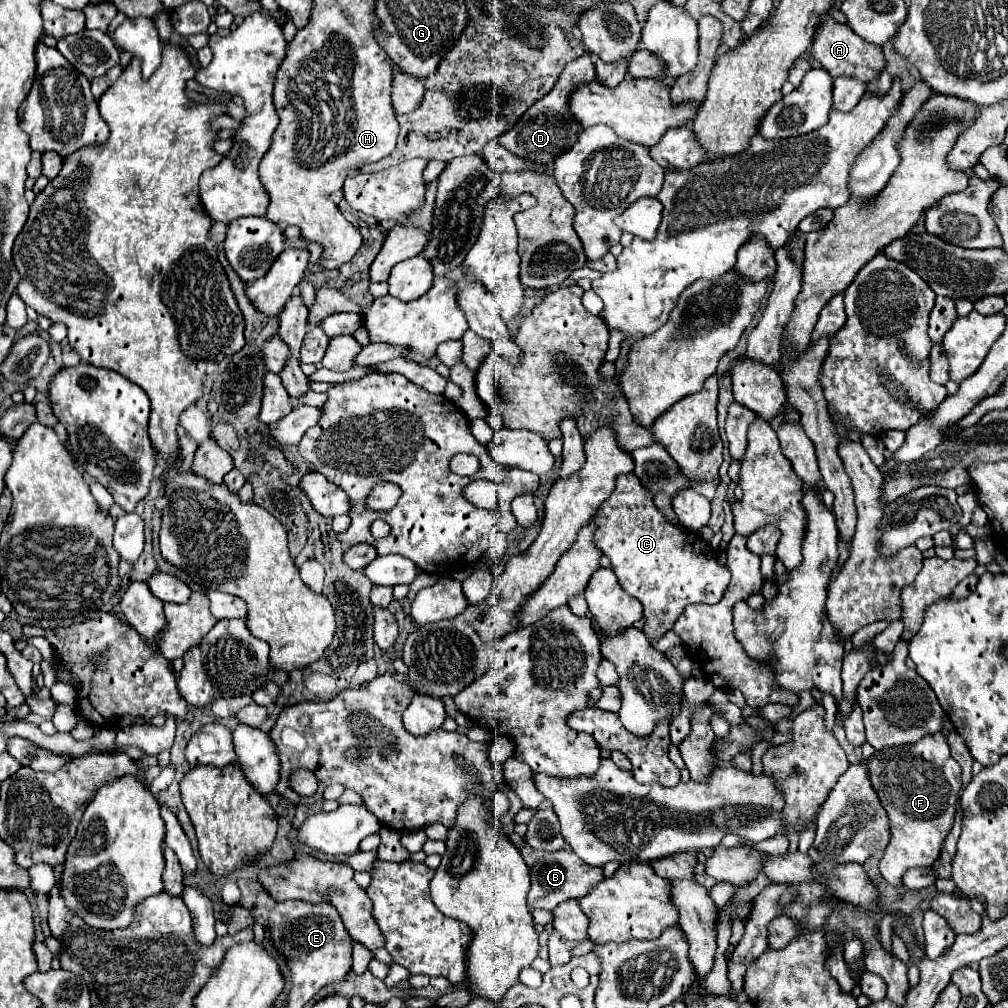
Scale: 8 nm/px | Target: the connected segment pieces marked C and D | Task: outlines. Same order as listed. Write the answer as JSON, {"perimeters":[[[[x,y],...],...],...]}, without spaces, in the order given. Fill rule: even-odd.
{"perimeters":[[[[620,474],[616,478],[616,488],[612,496],[600,506],[596,516],[592,518],[596,530],[594,530],[594,544],[598,550],[610,558],[612,570],[618,576],[620,586],[634,598],[640,600],[644,608],[644,628],[642,632],[650,642],[662,638],[674,624],[674,620],[682,614],[684,606],[688,604],[714,604],[722,598],[722,592],[726,590],[730,582],[730,572],[726,566],[718,562],[718,554],[712,546],[708,546],[700,536],[696,536],[690,530],[682,530],[680,524],[670,522],[652,502],[650,492],[634,478],[634,474]]],[[[584,52],[580,58],[566,64],[566,68],[562,70],[558,82],[554,84],[550,94],[546,94],[542,100],[538,100],[534,106],[530,106],[530,110],[526,110],[526,114],[518,120],[518,126],[514,126],[510,132],[498,136],[498,142],[506,150],[514,152],[516,156],[522,156],[522,158],[528,158],[528,160],[534,160],[540,164],[552,164],[558,154],[570,150],[570,146],[576,142],[576,136],[580,132],[580,124],[568,112],[568,96],[576,86],[580,86],[582,82],[590,82],[594,78],[596,78],[596,70],[590,60],[590,52]]]]}

